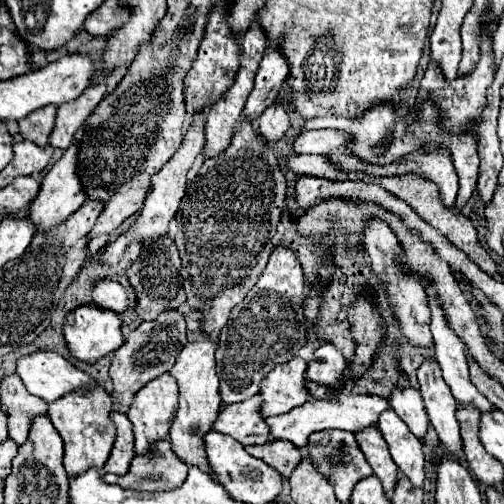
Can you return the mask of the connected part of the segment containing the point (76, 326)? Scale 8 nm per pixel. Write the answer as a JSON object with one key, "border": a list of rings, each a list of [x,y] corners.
{"border":[[[83,304],[77,310],[73,310],[67,318],[65,318],[65,326],[63,326],[63,334],[67,340],[67,348],[71,352],[73,358],[93,364],[99,358],[107,356],[109,352],[115,352],[121,344],[123,344],[123,336],[121,336],[121,318],[109,310],[101,310],[95,304]]]}

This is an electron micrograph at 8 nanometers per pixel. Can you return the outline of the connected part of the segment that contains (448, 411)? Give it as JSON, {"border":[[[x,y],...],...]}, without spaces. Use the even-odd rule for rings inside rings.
{"border":[[[425,360],[421,368],[417,370],[421,396],[425,402],[425,410],[429,414],[429,420],[439,436],[439,442],[443,444],[445,452],[461,460],[463,458],[463,442],[459,434],[459,422],[457,422],[457,402],[451,396],[449,386],[441,378],[441,370],[435,360]]]}

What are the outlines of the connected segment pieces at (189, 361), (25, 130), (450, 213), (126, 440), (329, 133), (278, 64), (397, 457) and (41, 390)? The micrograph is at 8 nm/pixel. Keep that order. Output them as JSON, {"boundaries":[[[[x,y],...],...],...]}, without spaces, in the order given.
{"boundaries":[[[[191,332],[187,346],[181,350],[171,376],[177,380],[179,386],[179,408],[175,420],[171,424],[171,444],[173,452],[189,466],[201,468],[205,474],[213,474],[205,454],[205,440],[203,436],[213,428],[217,414],[221,410],[221,396],[219,396],[219,378],[215,370],[215,344],[205,338],[201,332]]],[[[43,106],[41,110],[33,110],[33,114],[19,120],[19,128],[25,140],[35,142],[37,146],[47,146],[49,136],[55,126],[57,106]]],[[[401,174],[401,176],[385,176],[385,178],[377,178],[377,176],[371,176],[371,184],[377,184],[381,186],[383,190],[389,190],[393,196],[397,196],[399,200],[407,202],[429,226],[433,226],[435,230],[439,230],[449,242],[453,242],[453,246],[457,246],[459,250],[463,250],[473,262],[477,262],[477,266],[487,272],[487,274],[495,274],[497,272],[497,264],[495,260],[481,248],[479,240],[477,240],[477,232],[475,232],[475,226],[471,224],[469,218],[461,216],[455,208],[445,208],[439,200],[439,194],[437,194],[437,188],[423,180],[423,178],[417,178],[415,174]]],[[[113,412],[113,422],[117,428],[117,438],[115,438],[115,446],[111,450],[109,462],[105,464],[105,472],[113,472],[117,476],[123,476],[129,470],[129,464],[135,456],[135,452],[133,452],[133,430],[131,430],[131,422],[125,414]]],[[[333,130],[303,132],[293,140],[293,152],[295,154],[321,154],[335,162],[339,156],[345,156],[345,144],[347,144],[347,138]]],[[[267,48],[261,60],[259,72],[255,76],[255,86],[243,110],[243,116],[247,122],[253,122],[255,118],[259,118],[263,110],[269,108],[277,100],[285,78],[287,78],[285,58],[281,58],[281,52],[277,48]]],[[[385,410],[385,414],[381,414],[377,428],[389,444],[391,458],[399,470],[411,480],[413,486],[421,488],[425,482],[425,454],[421,440],[409,432],[407,424],[393,410]]],[[[33,352],[17,362],[17,374],[25,388],[43,398],[47,404],[63,398],[69,392],[87,388],[101,388],[89,374],[77,370],[71,362],[55,352]]]]}

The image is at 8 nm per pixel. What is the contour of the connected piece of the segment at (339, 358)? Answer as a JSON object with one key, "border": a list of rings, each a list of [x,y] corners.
{"border":[[[327,344],[327,346],[321,346],[315,350],[315,356],[307,368],[307,378],[321,386],[341,390],[345,386],[343,384],[345,370],[347,370],[347,362],[345,362],[343,354],[339,350],[335,350],[335,346]]]}

